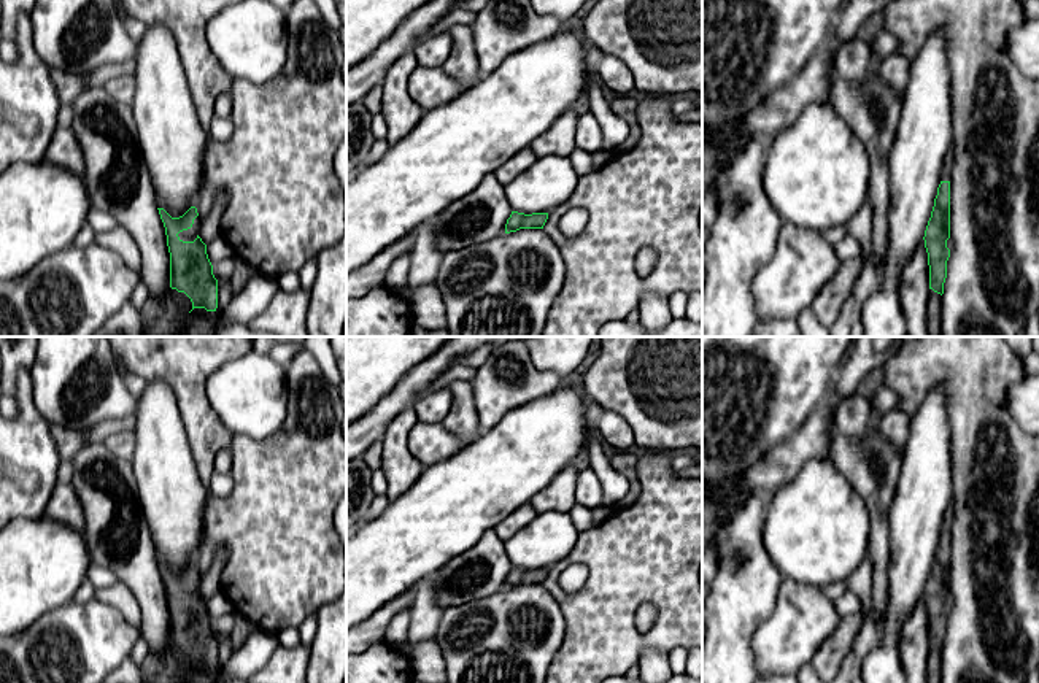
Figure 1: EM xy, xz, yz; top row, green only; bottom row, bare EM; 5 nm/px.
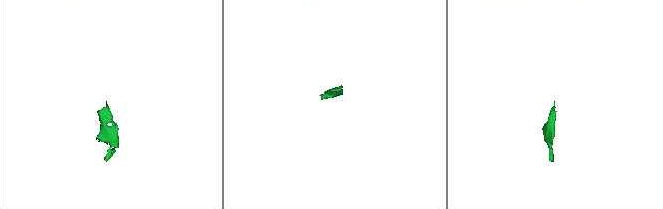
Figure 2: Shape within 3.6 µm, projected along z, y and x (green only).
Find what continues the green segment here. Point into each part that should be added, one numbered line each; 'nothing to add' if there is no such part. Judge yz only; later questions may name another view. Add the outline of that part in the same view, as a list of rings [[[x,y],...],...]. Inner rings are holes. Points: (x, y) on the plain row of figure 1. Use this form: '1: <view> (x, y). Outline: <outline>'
1: yz (946, 529). Outline: [[[950,502],[944,515],[944,523],[941,526],[941,537],[950,537],[953,521],[953,504]]]
2: yz (934, 655). Outline: [[[933,645],[928,653],[928,683],[941,683],[941,650]]]

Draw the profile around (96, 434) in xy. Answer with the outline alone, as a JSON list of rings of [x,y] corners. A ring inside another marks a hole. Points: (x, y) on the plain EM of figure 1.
[[[135,415],[122,419],[106,419],[91,426],[86,430],[87,445],[102,443],[106,435],[118,430],[132,430],[135,426]]]

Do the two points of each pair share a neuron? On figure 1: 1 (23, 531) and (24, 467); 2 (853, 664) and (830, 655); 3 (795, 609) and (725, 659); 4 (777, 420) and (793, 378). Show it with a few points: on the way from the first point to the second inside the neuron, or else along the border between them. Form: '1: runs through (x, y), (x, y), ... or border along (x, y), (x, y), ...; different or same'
1: border along (42, 515), (16, 520); different
2: border along (861, 628), (839, 666); different
3: border along (772, 609), (752, 640), (755, 666); different
4: runs through (777, 410), (777, 394), (784, 388); same

